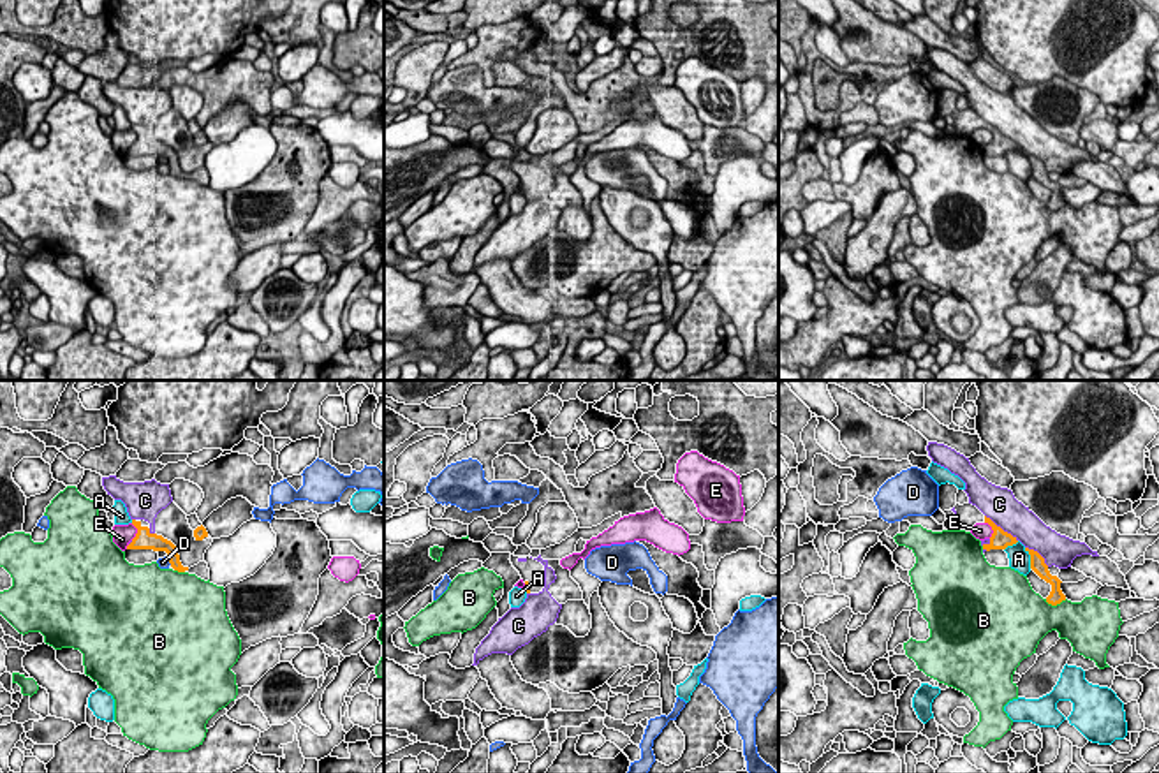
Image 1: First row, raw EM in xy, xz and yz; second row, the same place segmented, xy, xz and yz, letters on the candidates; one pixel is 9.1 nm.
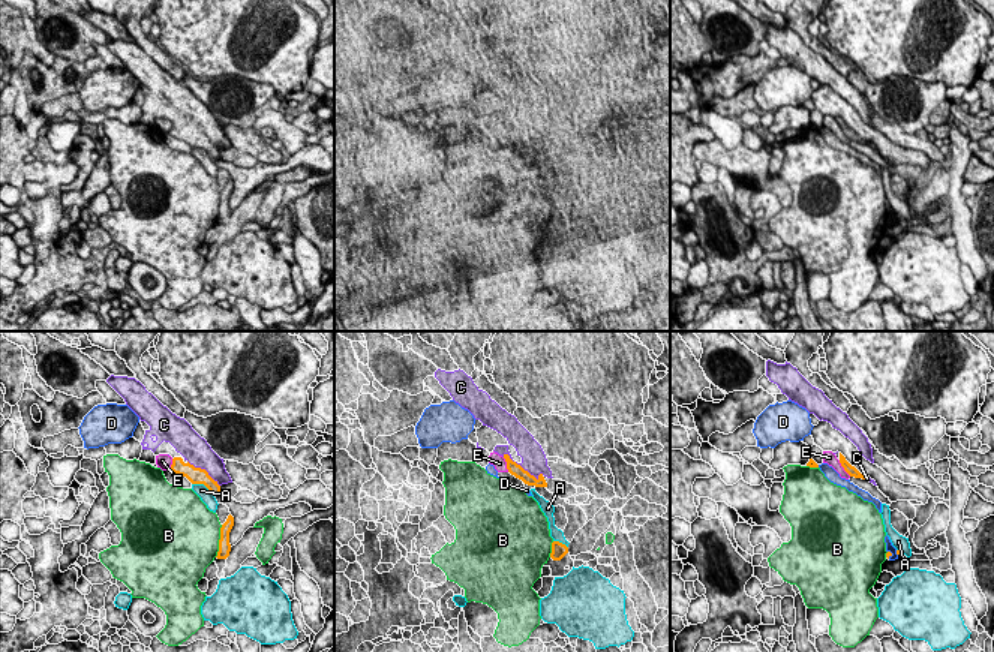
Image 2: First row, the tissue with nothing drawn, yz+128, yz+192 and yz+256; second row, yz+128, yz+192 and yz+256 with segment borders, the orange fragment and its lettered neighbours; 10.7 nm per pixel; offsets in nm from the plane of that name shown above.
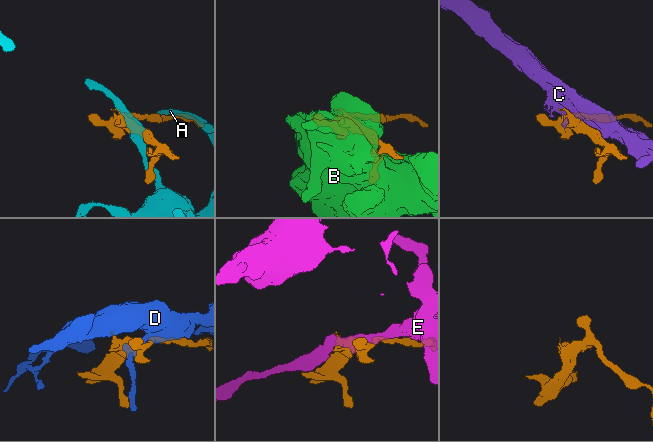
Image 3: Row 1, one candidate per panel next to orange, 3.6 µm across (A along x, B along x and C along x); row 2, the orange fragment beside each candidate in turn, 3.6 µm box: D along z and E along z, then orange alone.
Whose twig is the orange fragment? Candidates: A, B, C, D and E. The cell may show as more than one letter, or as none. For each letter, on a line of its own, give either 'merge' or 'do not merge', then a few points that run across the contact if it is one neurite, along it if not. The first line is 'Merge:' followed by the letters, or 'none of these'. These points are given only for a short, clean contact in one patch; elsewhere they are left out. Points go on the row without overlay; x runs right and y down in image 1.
Merge: none of these
A: do not merge
B: do not merge
C: do not merge
D: do not merge
E: do not merge

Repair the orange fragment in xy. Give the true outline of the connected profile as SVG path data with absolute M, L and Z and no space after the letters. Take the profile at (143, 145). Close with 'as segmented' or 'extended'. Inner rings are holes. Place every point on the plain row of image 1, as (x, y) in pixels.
M132 125L132 130L137 134L136 143L132 148L127 151L127 155L153 155L153 157L166 157L169 164L169 174L178 176L178 178L188 178L196 180L197 183L208 187L210 185L210 174L206 167L199 167L194 173L183 173L180 167L180 160L176 151L164 144L162 141L151 139L150 137L150 129L144 125Z; extended

